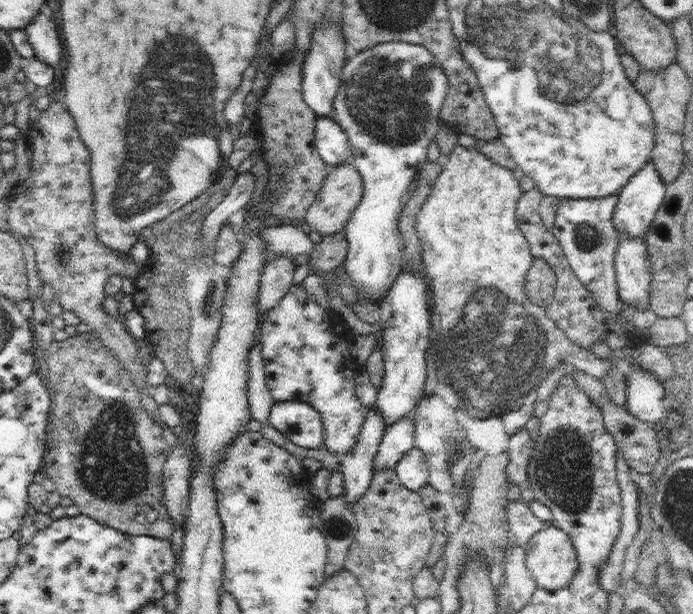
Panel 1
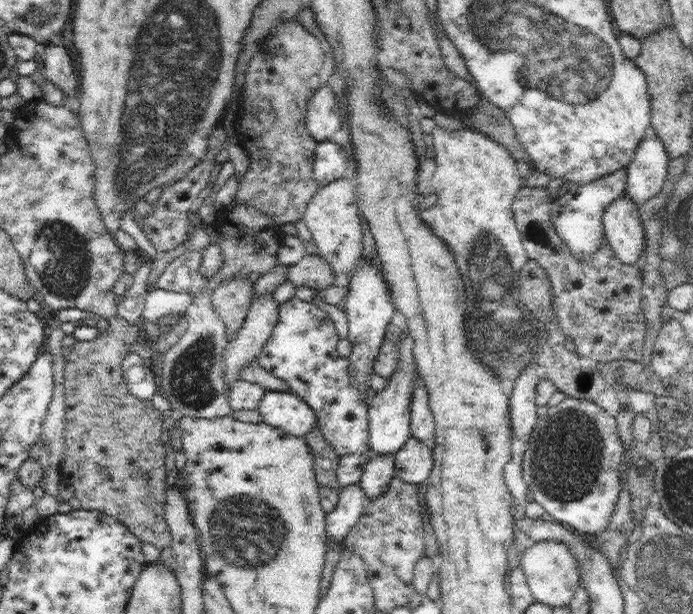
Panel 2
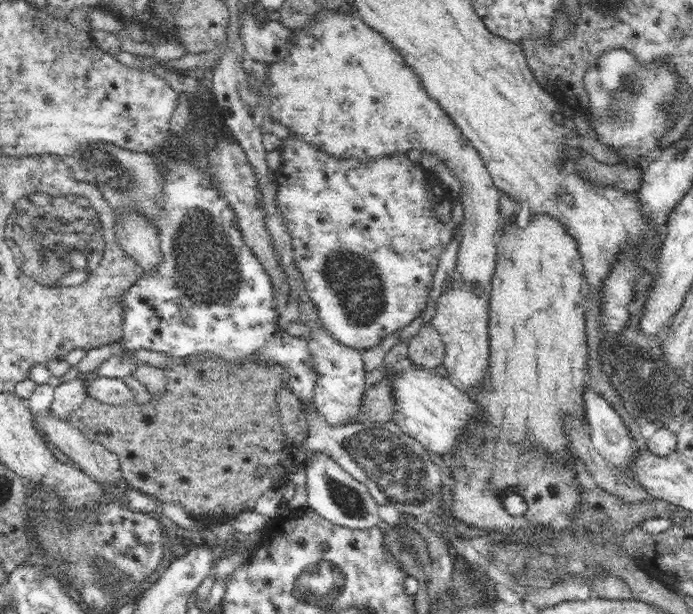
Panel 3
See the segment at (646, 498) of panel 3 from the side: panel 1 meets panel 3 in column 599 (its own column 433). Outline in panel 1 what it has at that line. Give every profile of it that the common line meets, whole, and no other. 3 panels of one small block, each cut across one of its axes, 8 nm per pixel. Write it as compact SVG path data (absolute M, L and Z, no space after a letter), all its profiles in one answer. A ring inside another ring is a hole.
M429 394L429 396L423 396L419 406L417 406L417 412L413 416L413 444L415 448L419 448L427 460L427 468L429 468L429 484L435 486L437 490L441 492L455 492L455 486L451 484L451 476L449 476L449 462L447 462L447 450L449 448L459 448L463 454L465 452L473 452L473 446L467 442L465 438L465 430L457 424L455 420L455 410L447 408L445 402L435 396L435 394Z

